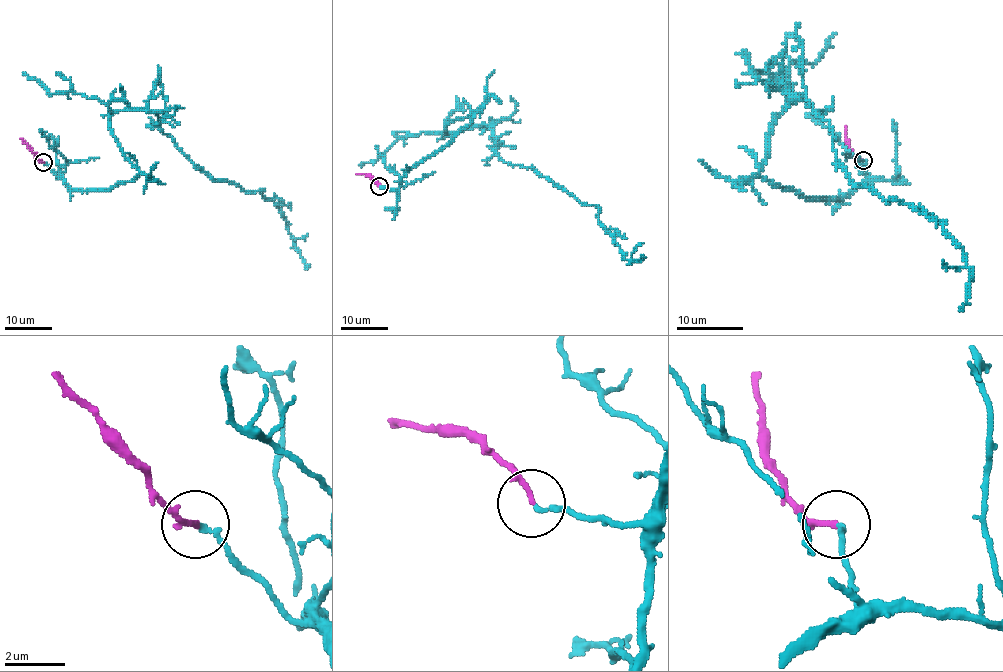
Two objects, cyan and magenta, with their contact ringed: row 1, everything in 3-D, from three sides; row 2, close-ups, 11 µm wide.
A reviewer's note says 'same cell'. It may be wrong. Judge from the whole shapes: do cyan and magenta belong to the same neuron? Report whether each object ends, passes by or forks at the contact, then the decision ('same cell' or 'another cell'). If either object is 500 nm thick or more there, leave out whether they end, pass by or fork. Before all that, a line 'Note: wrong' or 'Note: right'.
Note: right
cyan ends; magenta ends; same cell

